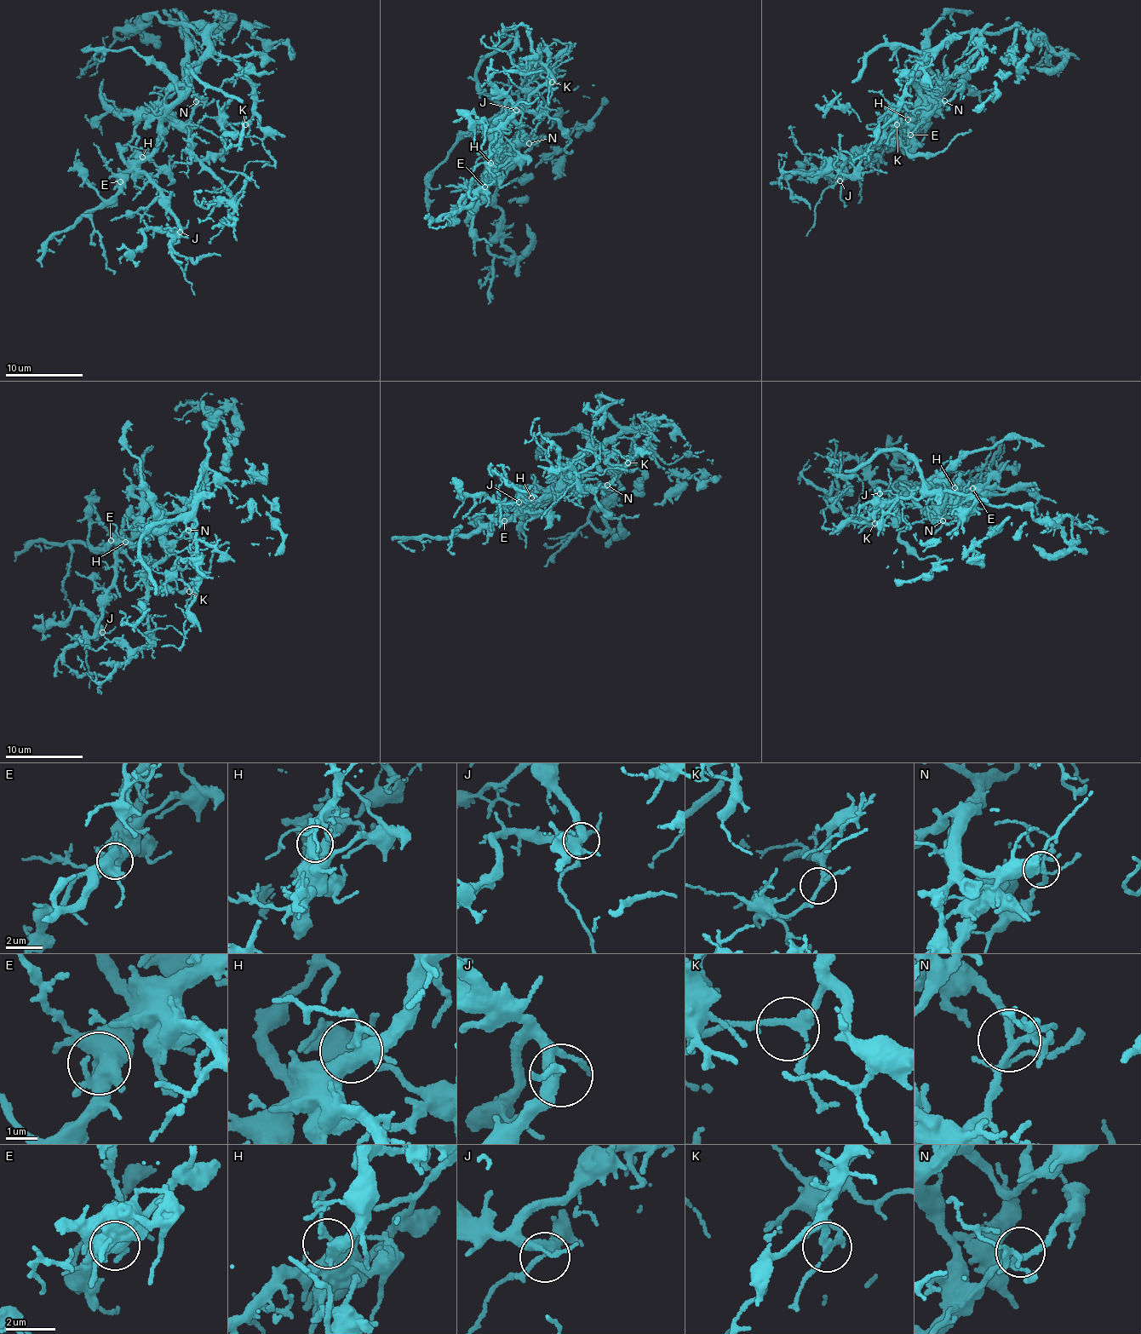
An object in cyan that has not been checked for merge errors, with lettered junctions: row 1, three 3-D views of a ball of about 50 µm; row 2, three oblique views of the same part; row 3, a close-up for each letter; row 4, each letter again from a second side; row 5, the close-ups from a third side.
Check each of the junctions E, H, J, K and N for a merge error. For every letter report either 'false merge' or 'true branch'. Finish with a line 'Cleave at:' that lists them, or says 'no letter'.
E: true branch
H: true branch
J: true branch
K: true branch
N: true branch
Cleave at: no letter

